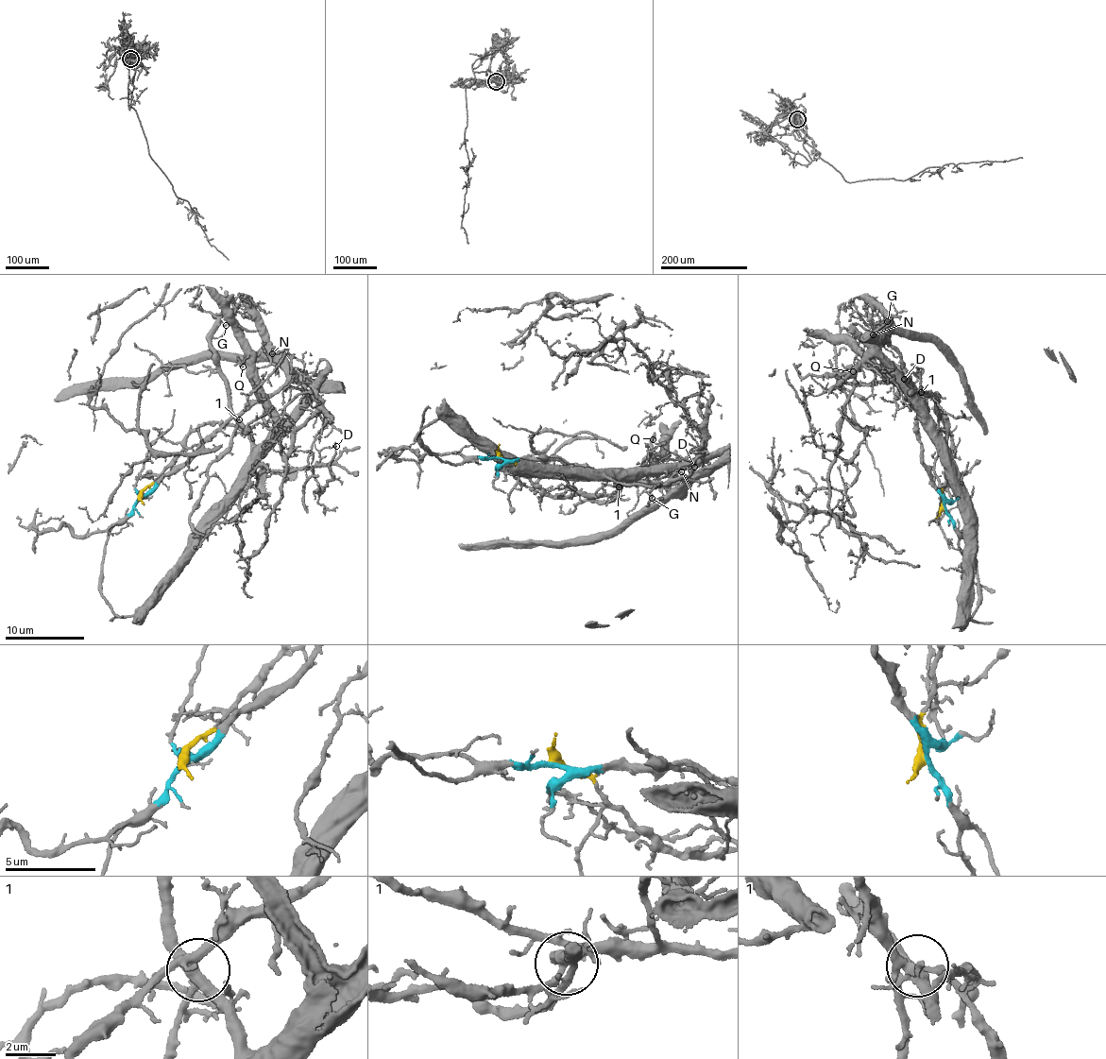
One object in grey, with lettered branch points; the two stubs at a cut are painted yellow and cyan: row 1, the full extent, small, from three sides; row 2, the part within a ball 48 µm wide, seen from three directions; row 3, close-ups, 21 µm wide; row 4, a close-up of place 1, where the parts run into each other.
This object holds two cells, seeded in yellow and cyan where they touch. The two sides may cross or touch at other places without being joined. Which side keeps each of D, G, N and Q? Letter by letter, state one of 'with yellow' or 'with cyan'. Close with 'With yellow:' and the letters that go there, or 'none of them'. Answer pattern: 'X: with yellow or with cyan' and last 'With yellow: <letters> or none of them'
D: with yellow
G: with yellow
N: with cyan
Q: with yellow
With yellow: D, G, Q

